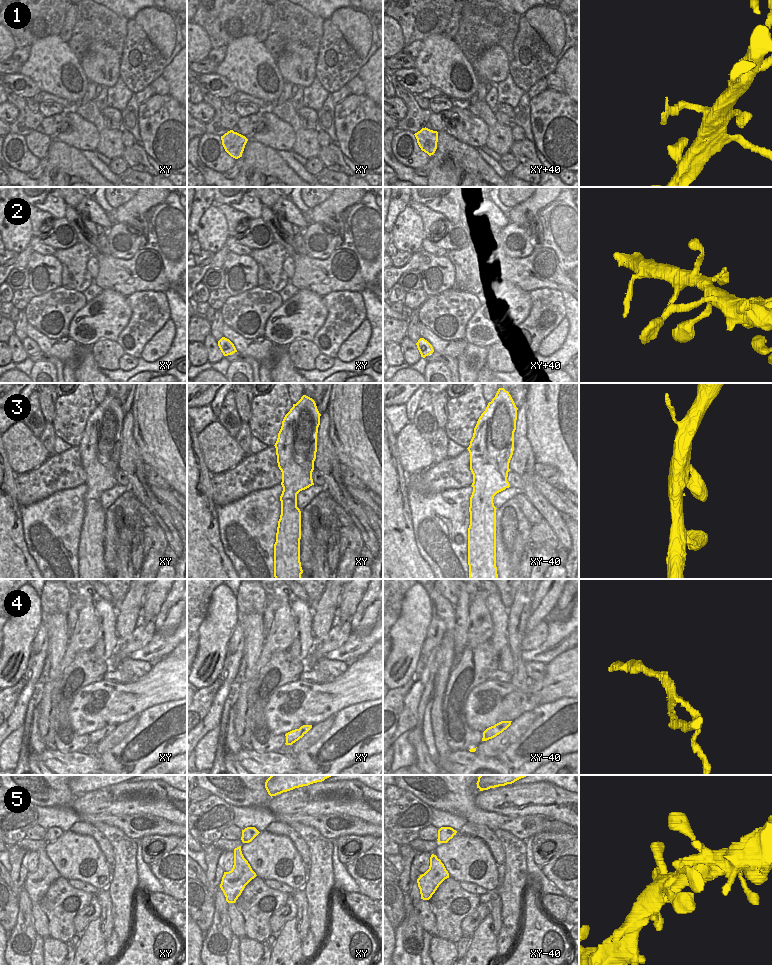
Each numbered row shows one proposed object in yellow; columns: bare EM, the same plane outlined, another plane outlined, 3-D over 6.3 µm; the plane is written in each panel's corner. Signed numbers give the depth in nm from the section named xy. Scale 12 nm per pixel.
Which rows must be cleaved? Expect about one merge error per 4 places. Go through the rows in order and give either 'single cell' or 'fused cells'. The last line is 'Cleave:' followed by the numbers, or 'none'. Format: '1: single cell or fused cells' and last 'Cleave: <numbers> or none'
1: fused cells
2: single cell
3: single cell
4: fused cells
5: single cell
Cleave: 1, 4

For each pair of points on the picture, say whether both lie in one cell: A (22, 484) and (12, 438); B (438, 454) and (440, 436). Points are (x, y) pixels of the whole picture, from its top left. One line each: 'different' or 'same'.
A: different
B: same

